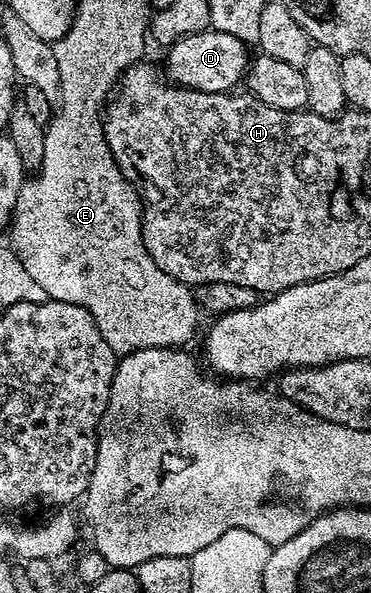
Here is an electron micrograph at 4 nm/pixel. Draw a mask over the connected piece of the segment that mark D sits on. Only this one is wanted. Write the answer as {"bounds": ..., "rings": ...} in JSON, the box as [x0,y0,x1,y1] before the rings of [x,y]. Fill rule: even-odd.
{"bounds":[165,29,249,93],"rings":[[[208,29],[205,31],[198,31],[197,33],[193,33],[192,35],[185,35],[182,39],[175,40],[174,43],[171,44],[170,47],[166,48],[165,55],[167,55],[167,71],[165,67],[165,75],[168,80],[176,87],[187,87],[190,91],[204,91],[205,93],[221,93],[222,91],[230,92],[232,89],[238,88],[235,87],[244,82],[247,69],[249,66],[249,54],[247,55],[247,51],[249,51],[248,44],[243,43],[242,40],[237,37],[233,37],[233,33],[221,33],[220,31],[214,29]]]}

